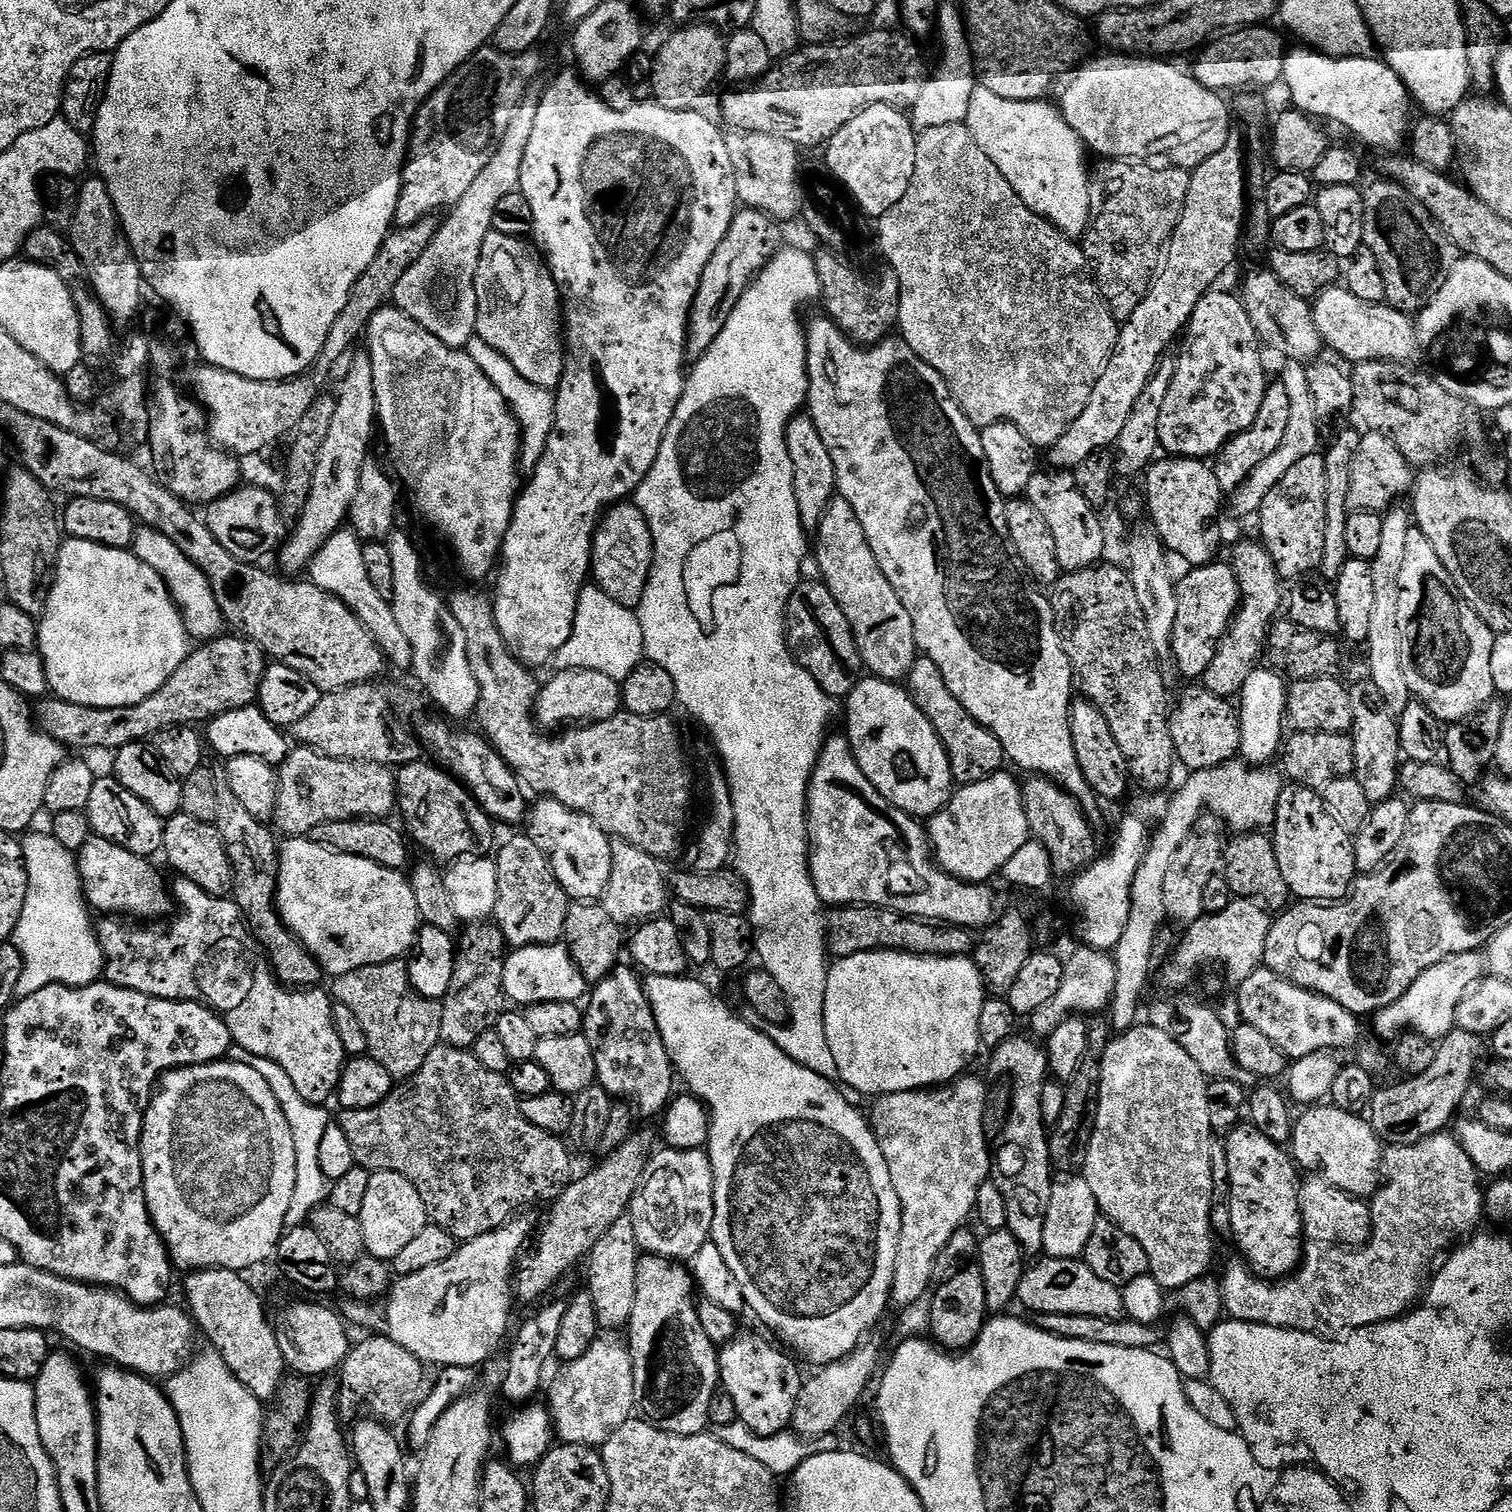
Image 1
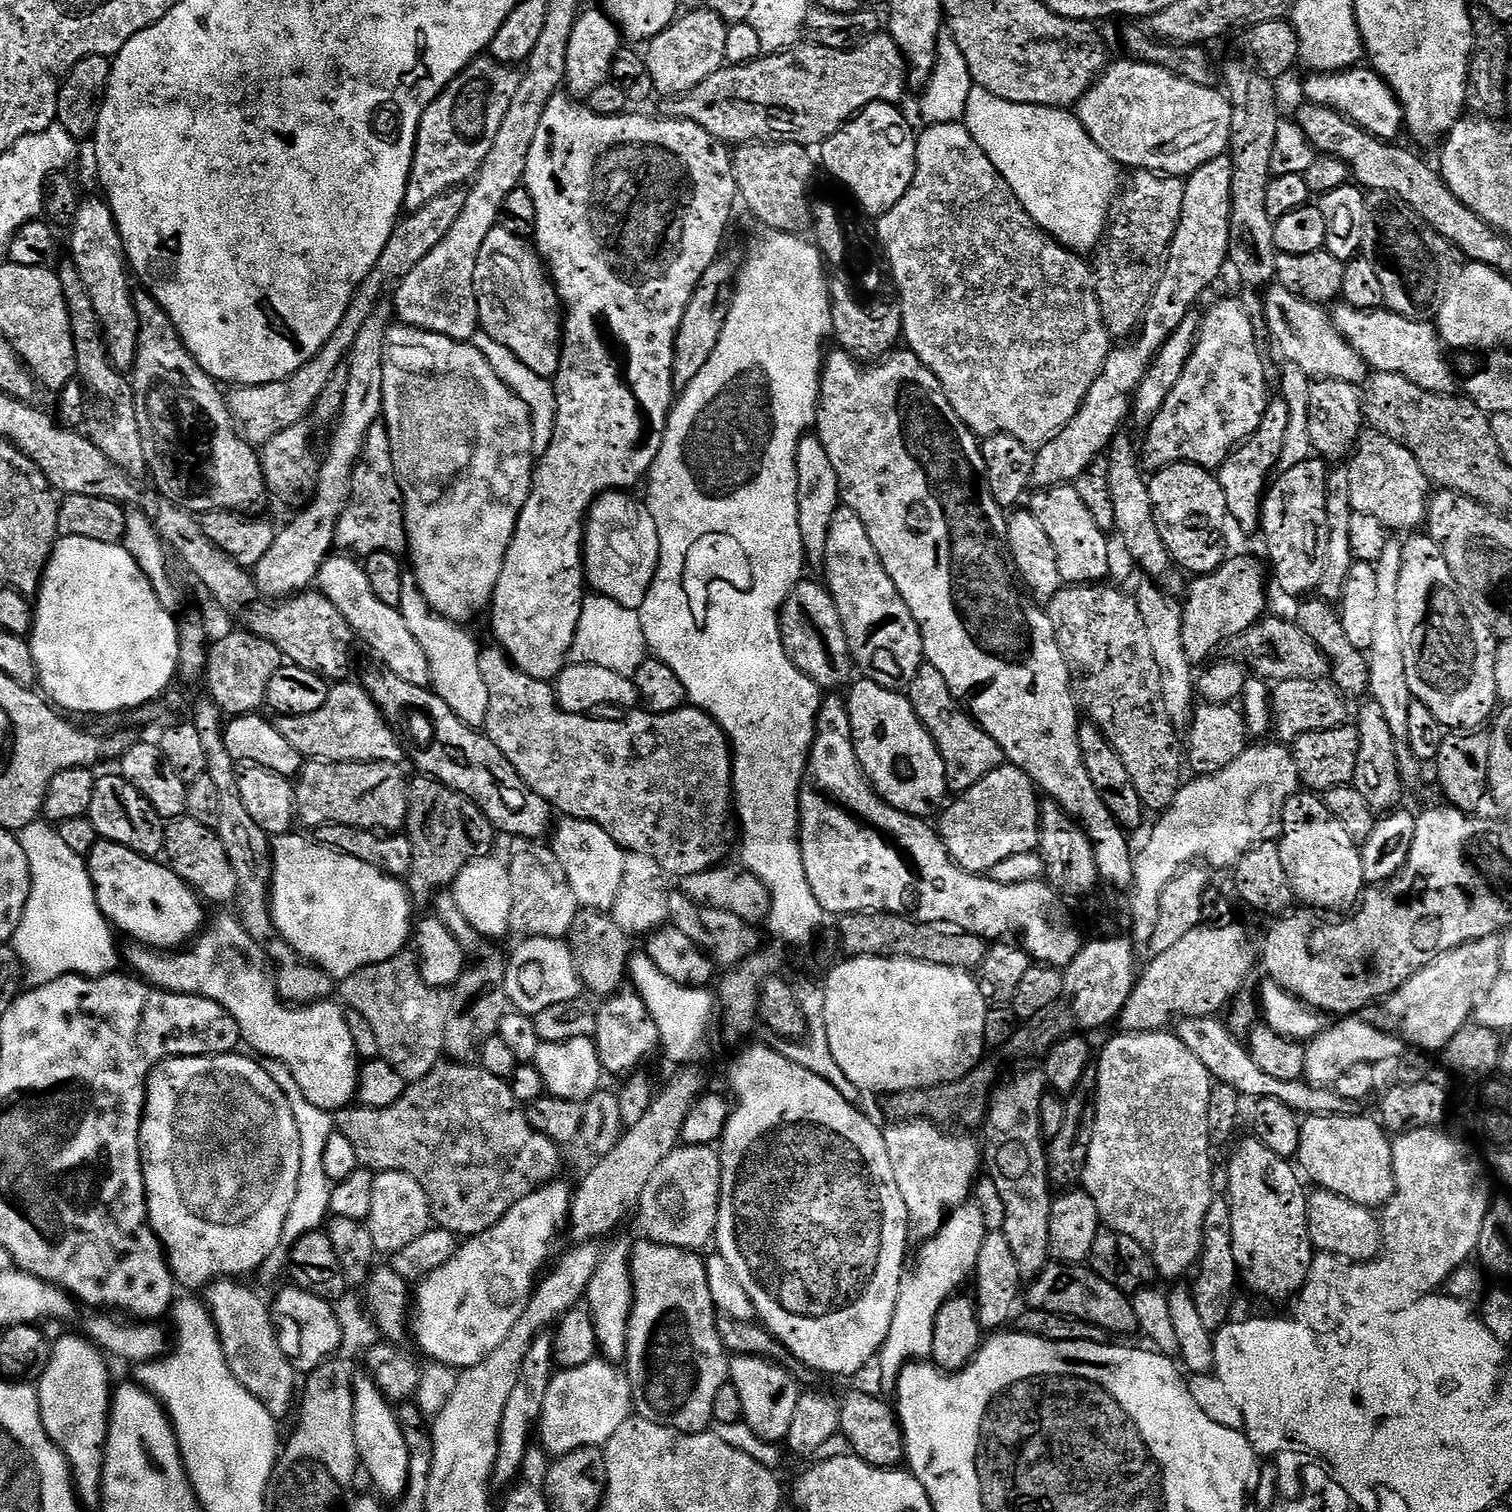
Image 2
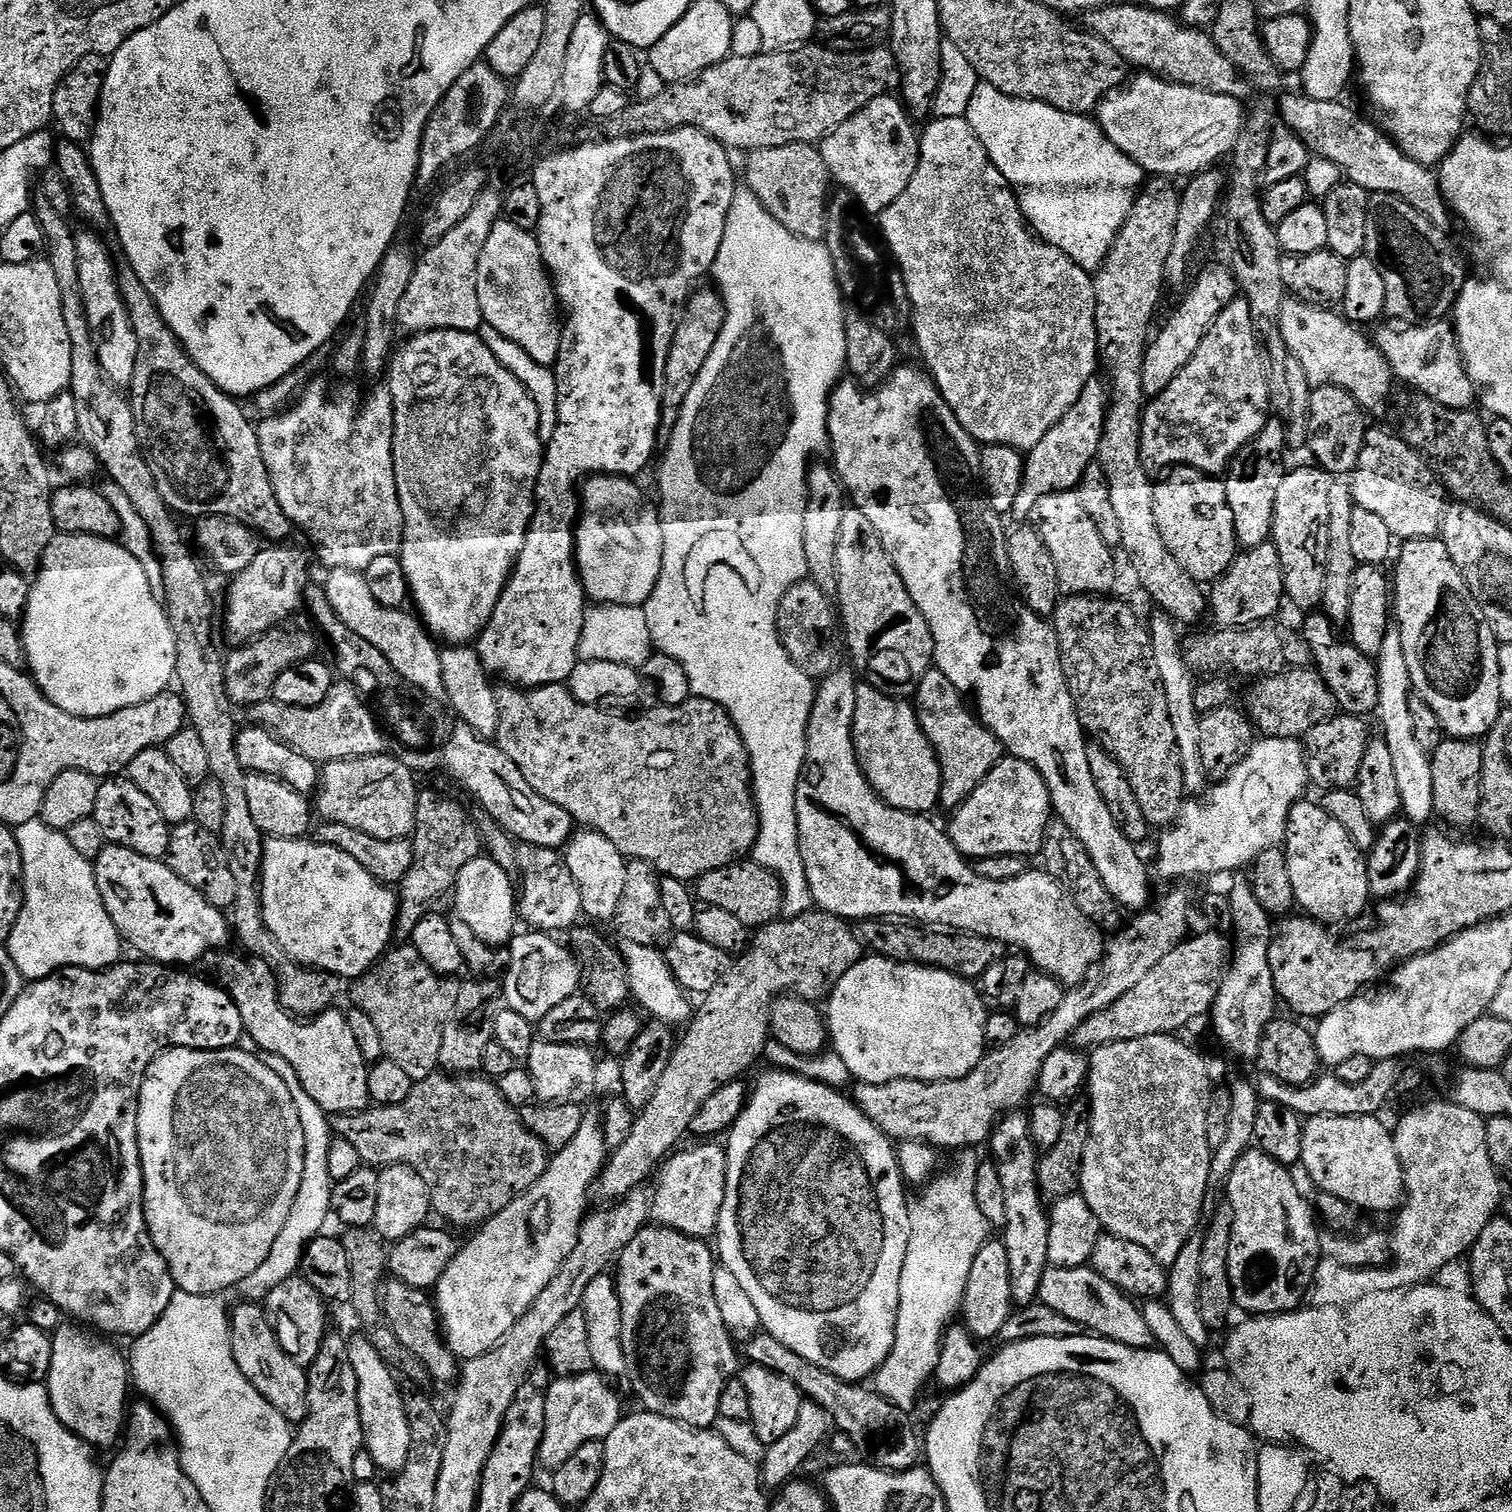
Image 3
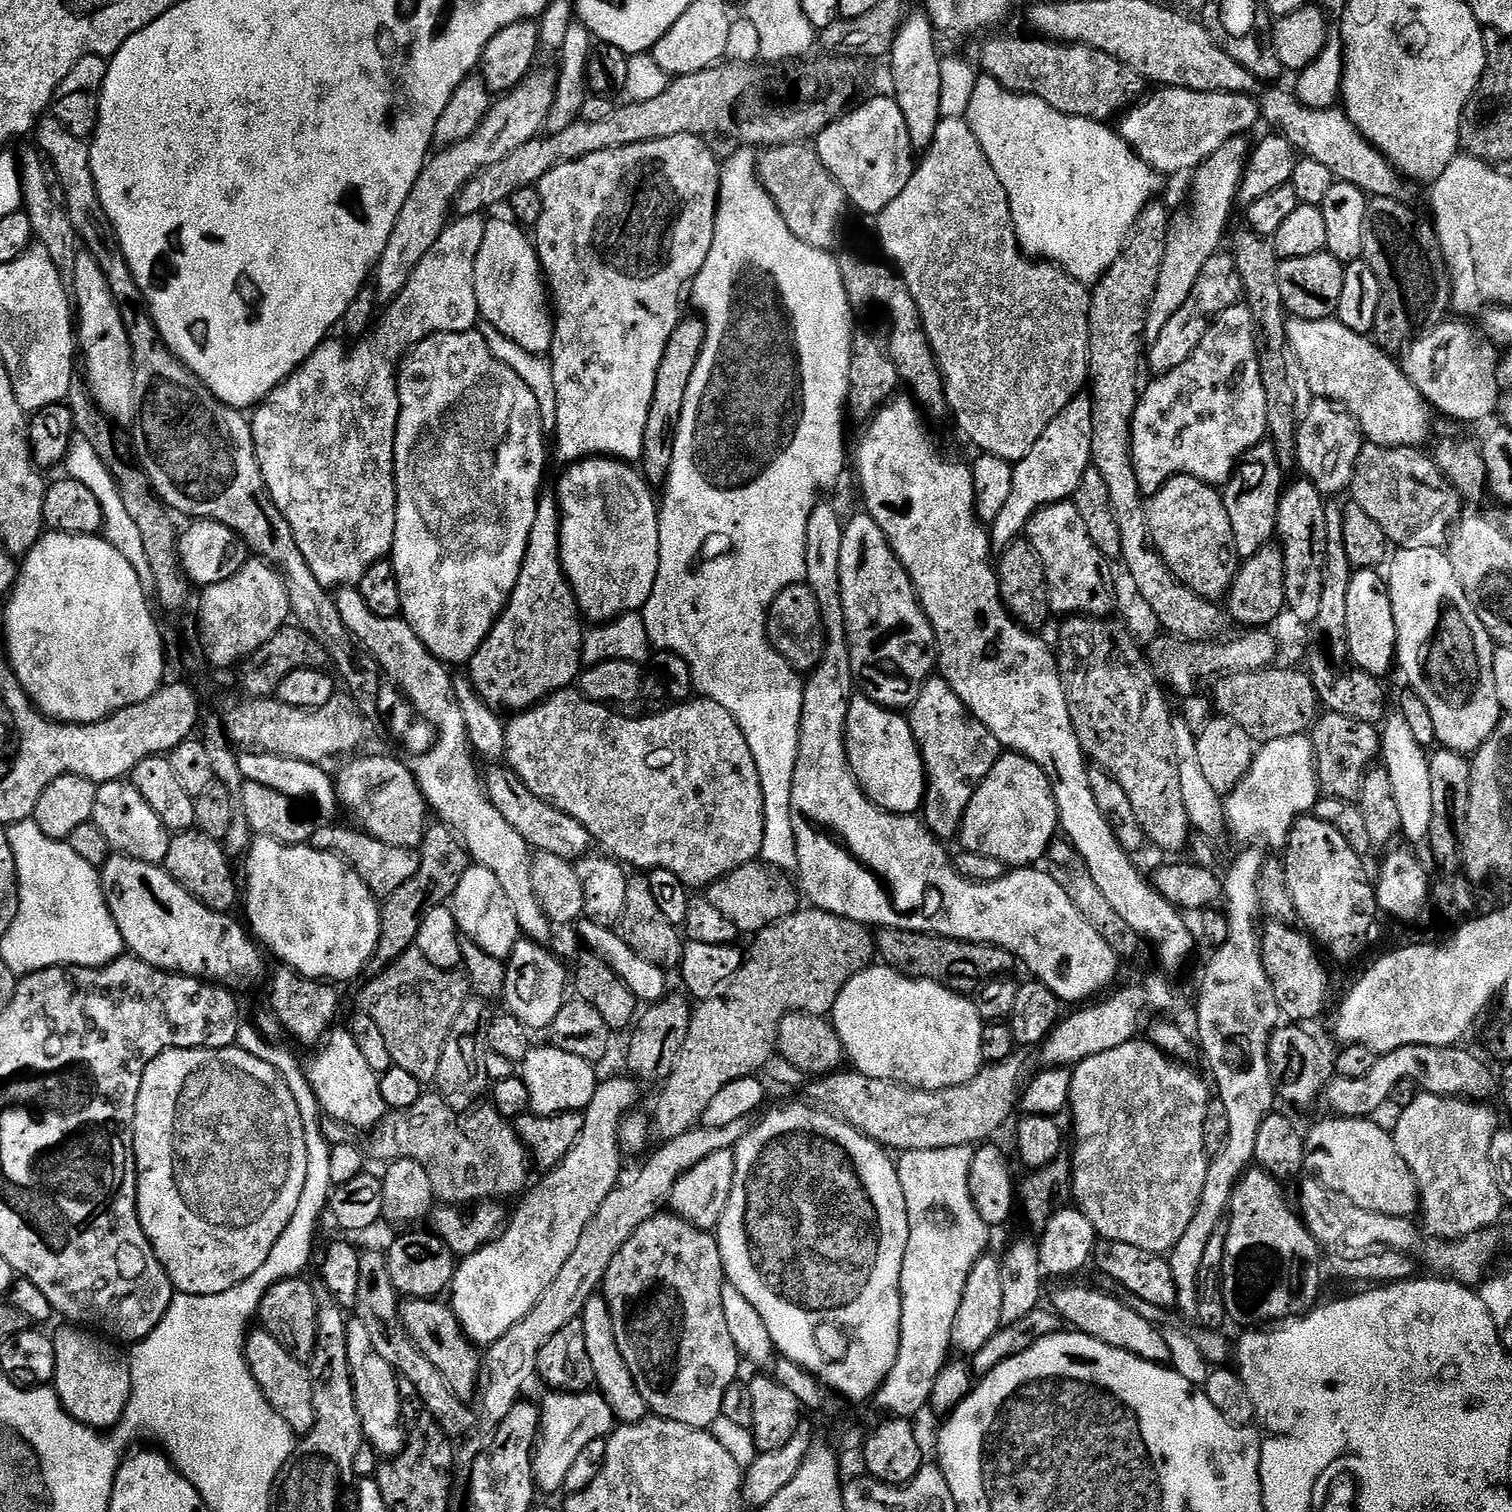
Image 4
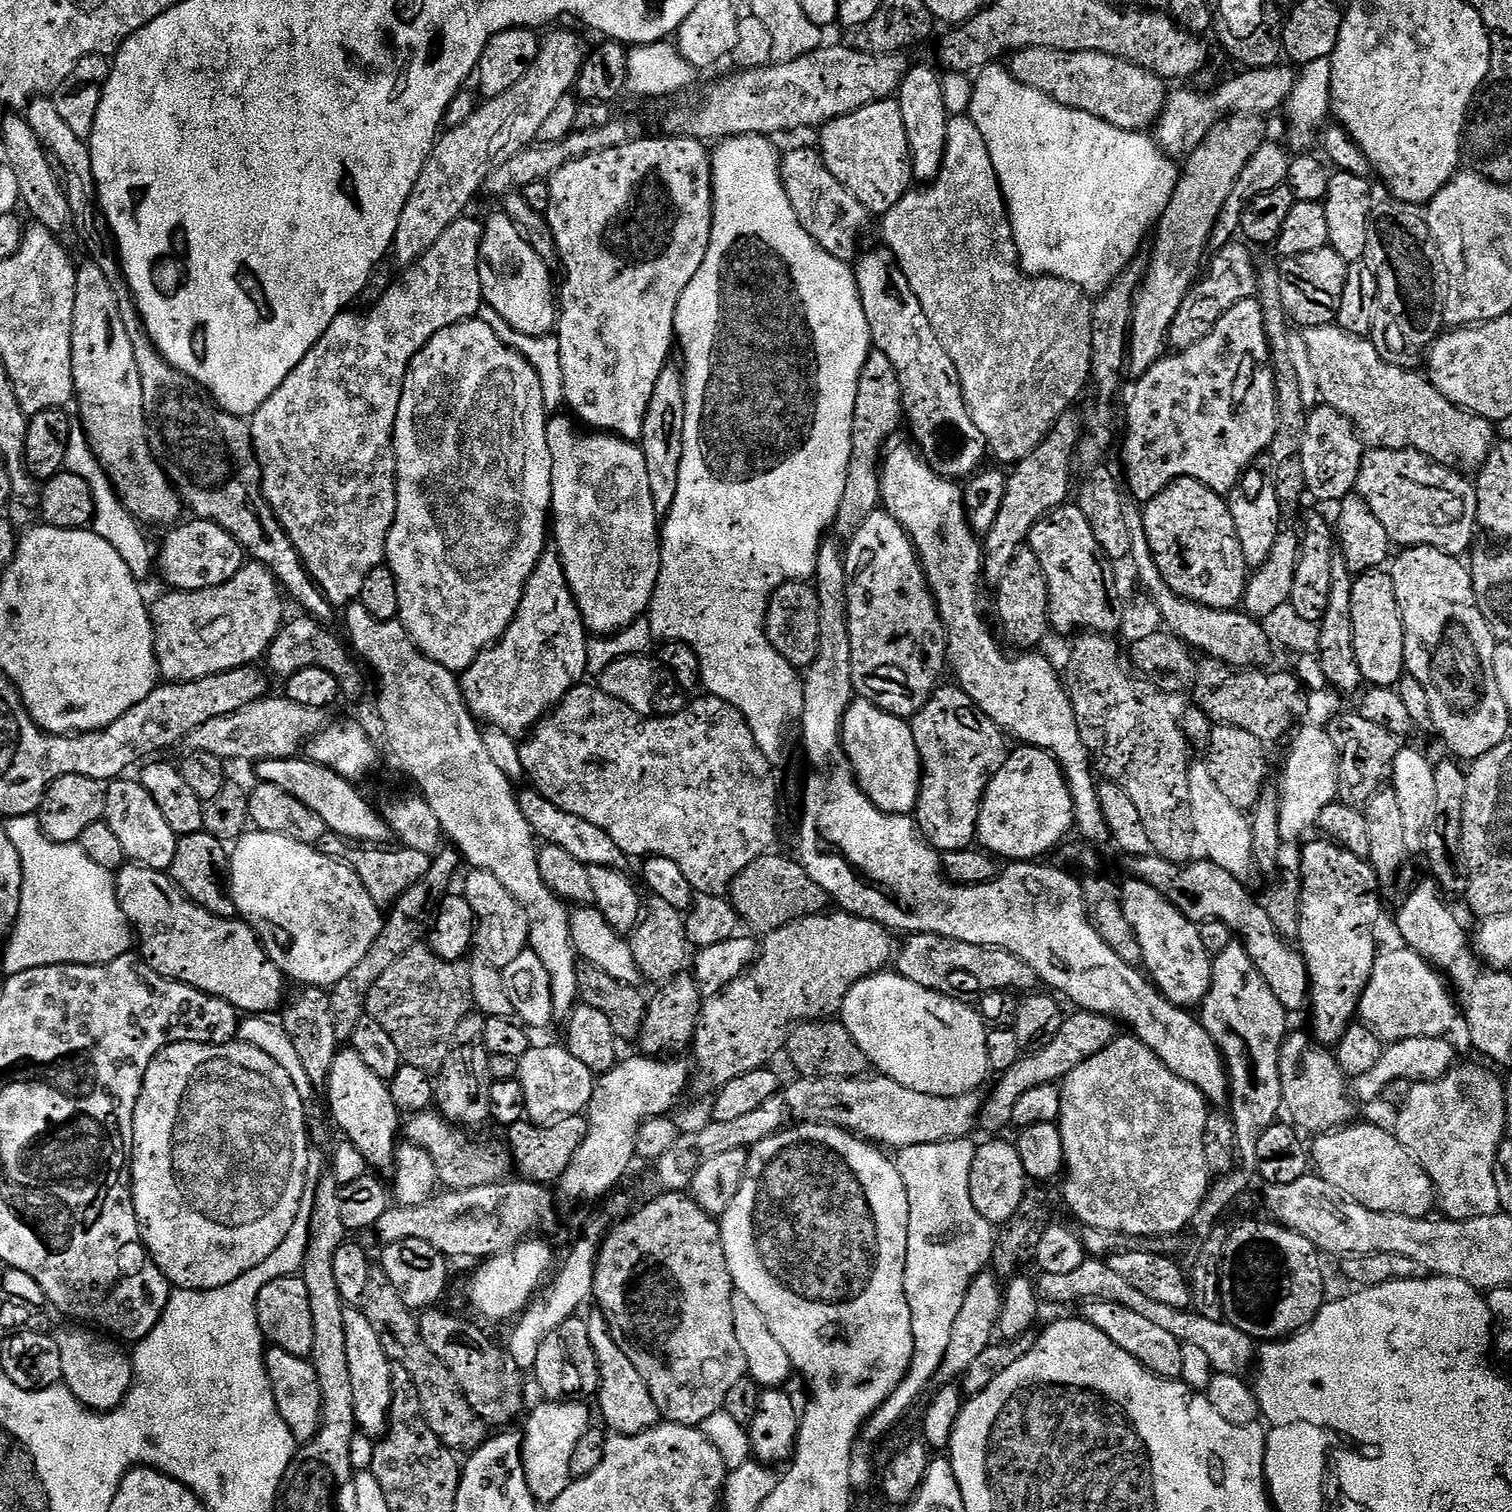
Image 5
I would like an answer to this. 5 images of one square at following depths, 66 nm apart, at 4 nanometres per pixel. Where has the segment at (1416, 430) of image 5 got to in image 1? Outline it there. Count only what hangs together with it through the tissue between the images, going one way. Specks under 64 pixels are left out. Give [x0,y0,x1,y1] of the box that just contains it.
[1238,270,1322,362]

